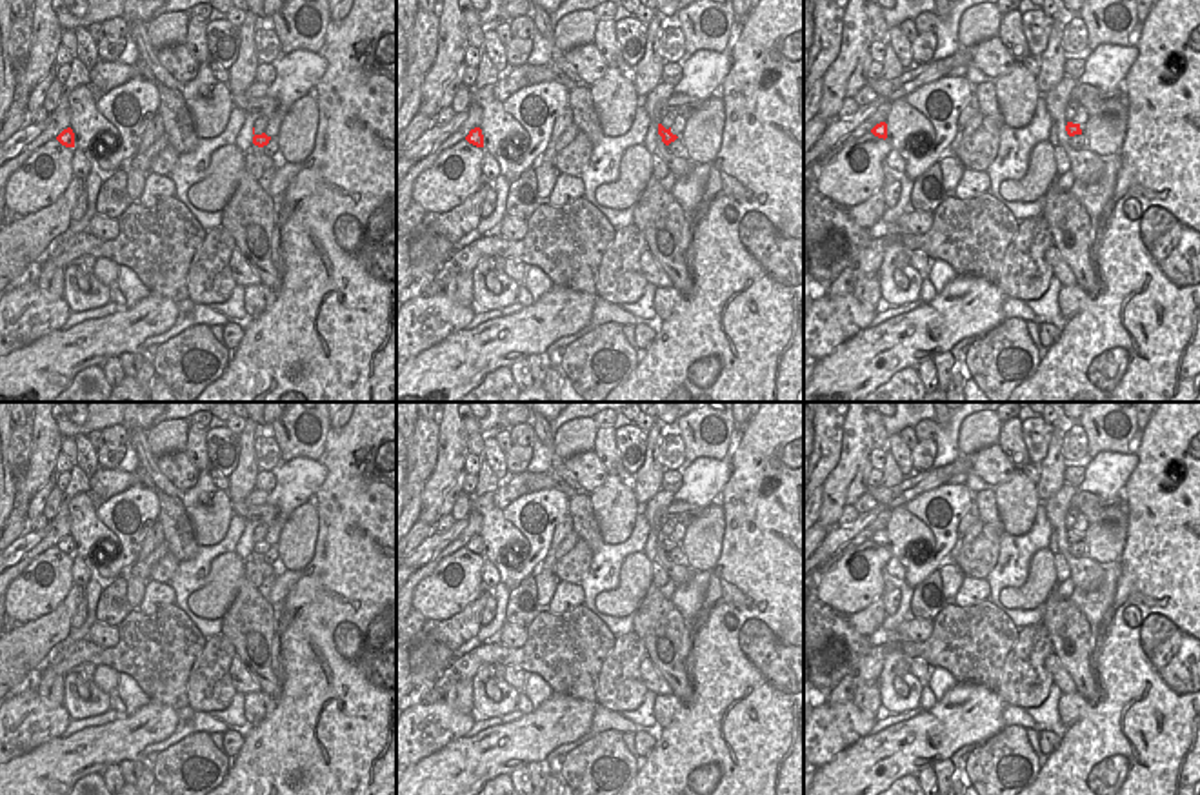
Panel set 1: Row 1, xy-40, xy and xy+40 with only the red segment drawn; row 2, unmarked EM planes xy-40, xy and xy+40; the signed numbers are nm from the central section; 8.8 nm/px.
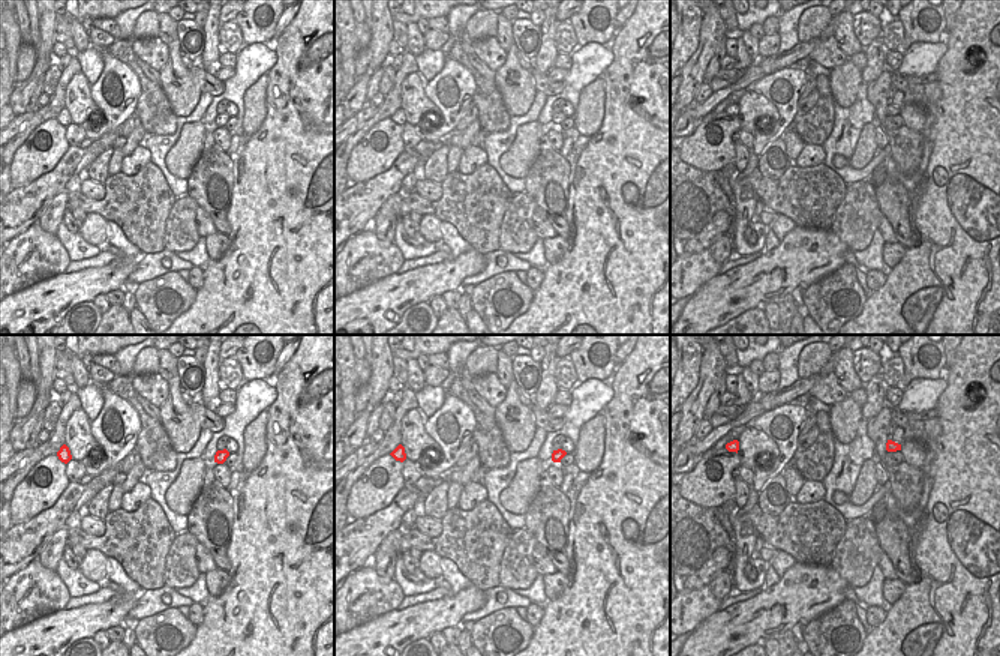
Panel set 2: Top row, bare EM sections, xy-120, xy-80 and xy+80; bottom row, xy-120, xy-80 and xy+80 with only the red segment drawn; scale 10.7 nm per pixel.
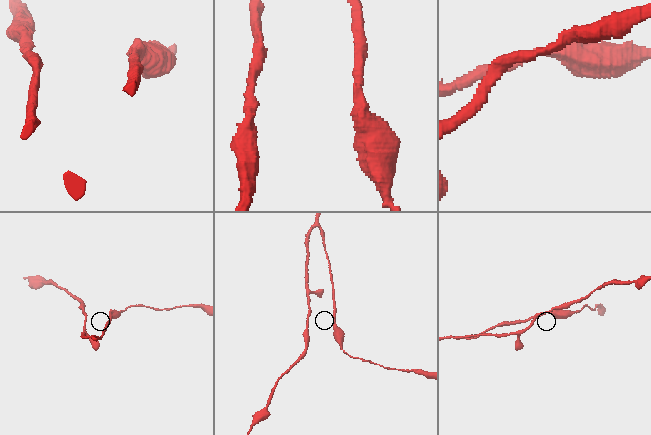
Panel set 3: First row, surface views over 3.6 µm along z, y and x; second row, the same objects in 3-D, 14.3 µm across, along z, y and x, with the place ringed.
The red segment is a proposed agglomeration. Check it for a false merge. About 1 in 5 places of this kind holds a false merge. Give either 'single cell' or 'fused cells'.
single cell

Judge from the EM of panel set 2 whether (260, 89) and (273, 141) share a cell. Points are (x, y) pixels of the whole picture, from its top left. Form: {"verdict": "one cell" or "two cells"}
{"verdict": "two cells"}

